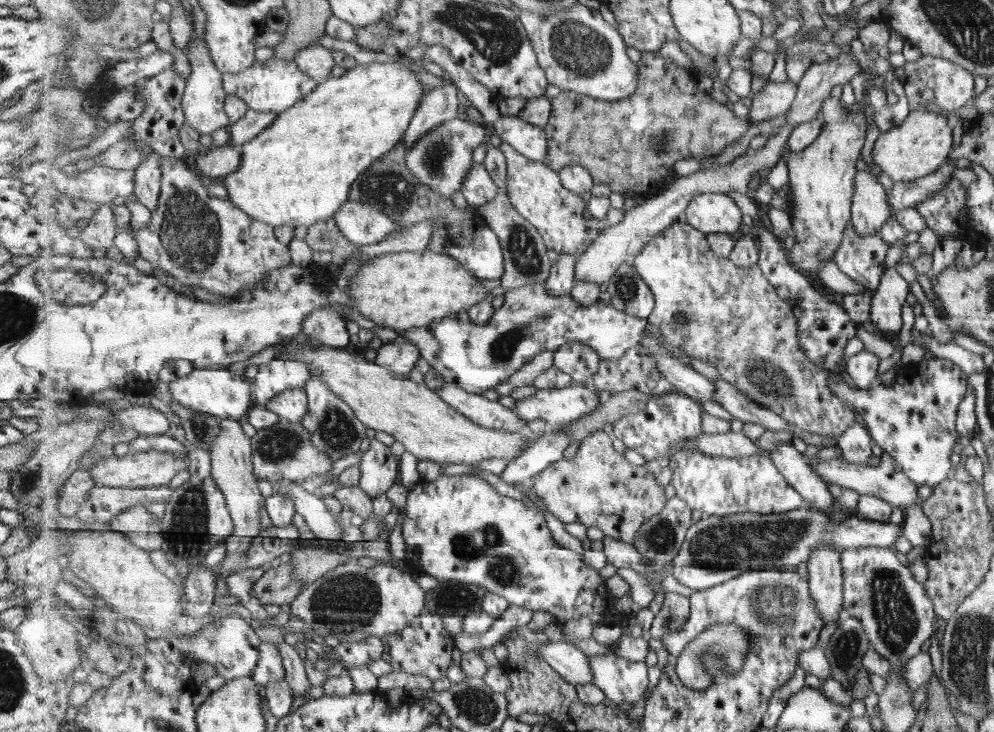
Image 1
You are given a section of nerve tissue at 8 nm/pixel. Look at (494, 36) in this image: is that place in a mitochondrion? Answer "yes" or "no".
yes

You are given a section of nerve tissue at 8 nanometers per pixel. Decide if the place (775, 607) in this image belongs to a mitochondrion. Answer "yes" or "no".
yes

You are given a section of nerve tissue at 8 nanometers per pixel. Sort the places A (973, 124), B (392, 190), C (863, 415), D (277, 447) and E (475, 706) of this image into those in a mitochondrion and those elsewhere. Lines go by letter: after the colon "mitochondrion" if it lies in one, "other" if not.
A: other
B: mitochondrion
C: other
D: mitochondrion
E: mitochondrion

